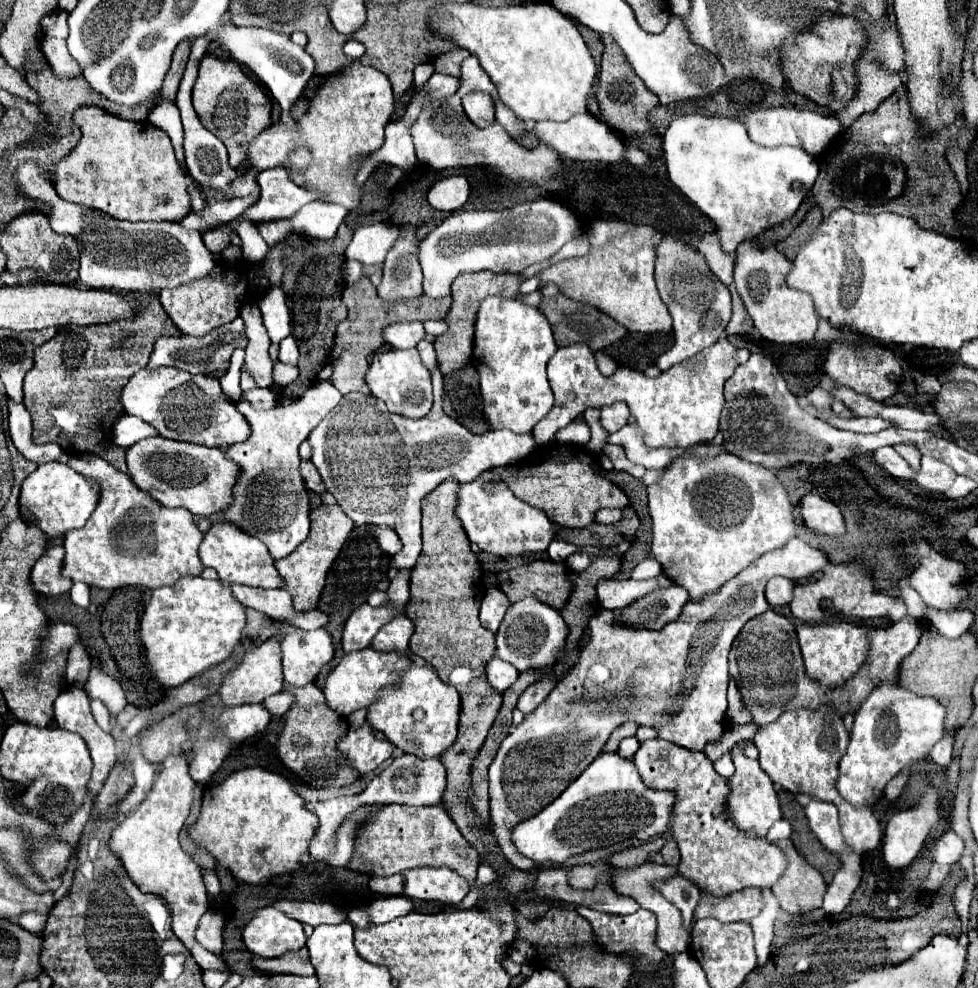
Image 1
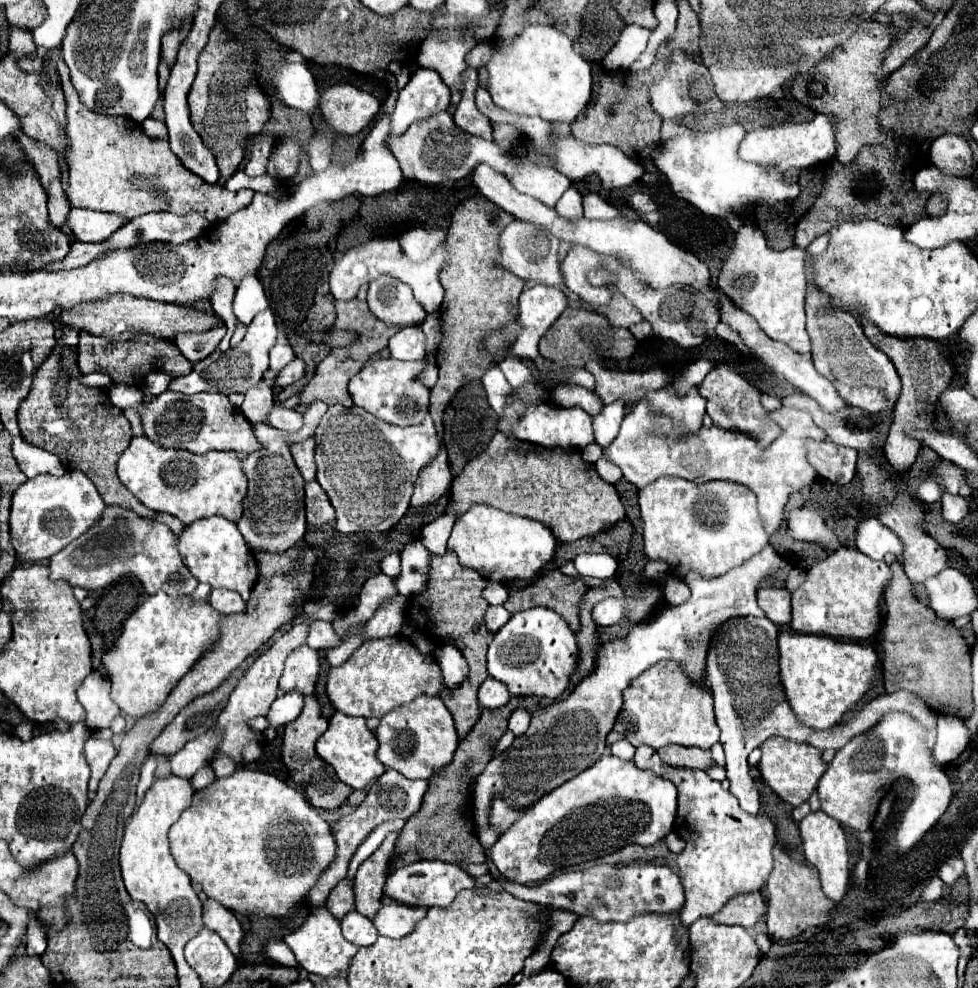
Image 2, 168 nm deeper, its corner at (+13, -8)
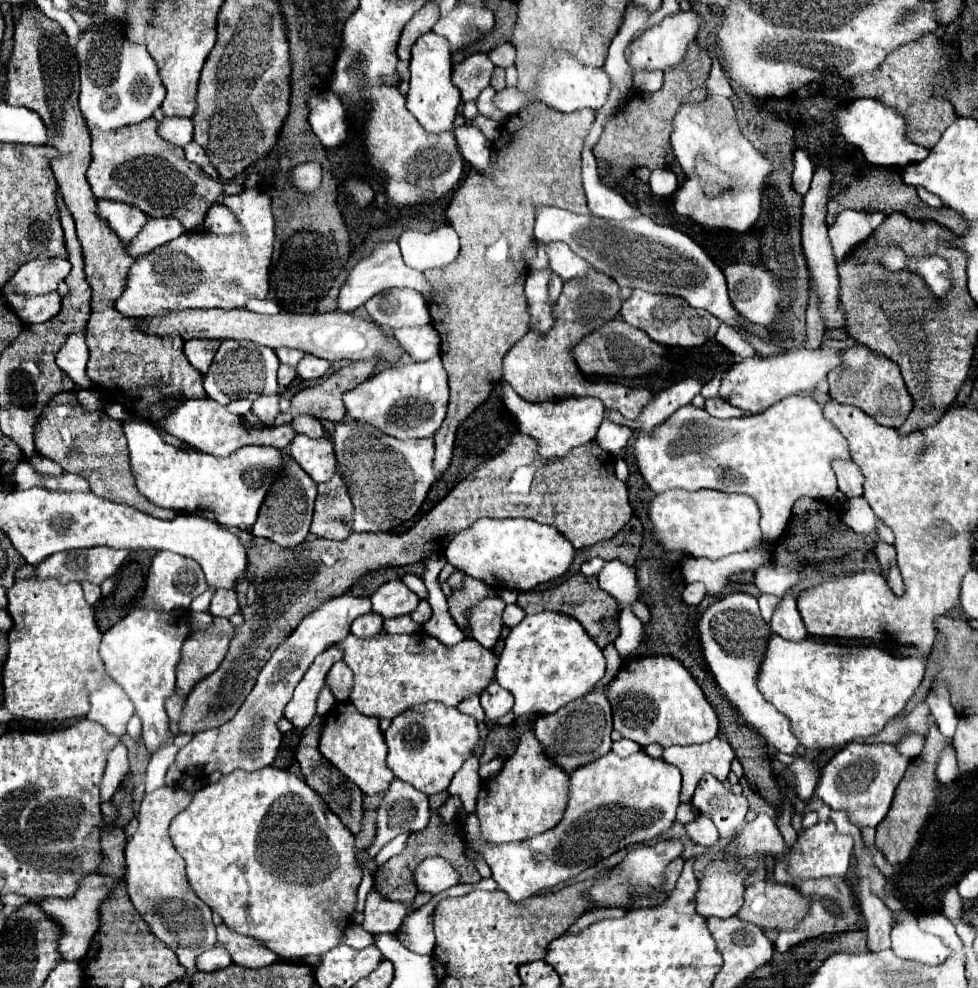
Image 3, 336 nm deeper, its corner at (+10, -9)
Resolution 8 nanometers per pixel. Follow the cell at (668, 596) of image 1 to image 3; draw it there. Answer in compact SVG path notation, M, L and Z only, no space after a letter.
M691 583L681 591L681 599L687 605L699 605L699 601L705 597L705 587L701 583Z

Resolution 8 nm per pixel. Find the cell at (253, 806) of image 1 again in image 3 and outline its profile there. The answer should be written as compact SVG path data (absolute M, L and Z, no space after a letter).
M263 767L257 771L233 771L229 775L223 775L217 783L211 783L193 793L193 801L173 819L169 833L171 833L171 841L175 849L185 859L187 879L193 891L213 911L217 911L231 929L259 939L265 947L269 947L271 951L275 951L279 957L285 957L285 959L319 955L341 943L343 931L351 923L349 915L355 909L357 887L361 883L361 869L355 863L355 841L353 841L353 833L341 825L339 817L329 811L325 801L303 779L291 775L289 771L281 771L275 767Z

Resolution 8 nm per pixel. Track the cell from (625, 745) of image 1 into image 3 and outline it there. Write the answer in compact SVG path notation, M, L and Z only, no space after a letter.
M621 739L621 741L613 743L613 753L621 755L621 757L629 757L629 755L633 755L637 751L641 751L641 747L631 739Z

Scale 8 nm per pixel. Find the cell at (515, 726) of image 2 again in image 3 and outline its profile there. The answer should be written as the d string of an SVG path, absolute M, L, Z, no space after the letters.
M533 731L523 733L515 755L505 761L501 773L491 781L481 783L475 813L481 821L483 837L489 843L499 845L523 841L555 827L565 811L567 785L569 775L563 773L557 765L551 765L547 757L543 757L541 745L535 739Z

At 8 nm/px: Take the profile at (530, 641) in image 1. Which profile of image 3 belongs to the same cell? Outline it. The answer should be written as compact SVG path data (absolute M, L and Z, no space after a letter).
M541 611L525 615L505 637L505 647L499 655L495 679L501 687L513 693L513 713L555 713L569 701L587 695L605 673L605 657L585 629L569 615Z

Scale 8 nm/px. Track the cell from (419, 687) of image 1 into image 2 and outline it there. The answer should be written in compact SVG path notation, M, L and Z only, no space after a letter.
M414 698L410 704L388 712L376 730L380 742L378 760L392 770L398 770L406 778L430 780L434 774L444 770L458 748L458 736L454 728L454 718L440 698Z

